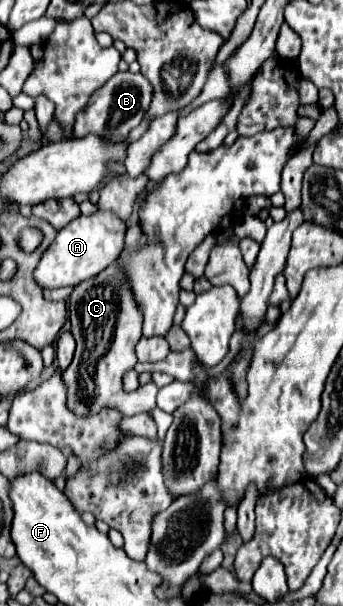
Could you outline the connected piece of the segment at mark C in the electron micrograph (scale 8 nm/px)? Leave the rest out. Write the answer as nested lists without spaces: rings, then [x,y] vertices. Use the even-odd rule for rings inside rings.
[[[118,264],[108,266],[96,278],[90,278],[74,288],[68,298],[70,324],[76,340],[76,352],[72,364],[64,370],[64,382],[68,386],[68,408],[76,414],[98,412],[104,406],[116,406],[125,417],[149,412],[156,407],[158,387],[154,382],[140,386],[134,392],[122,390],[122,374],[137,363],[134,346],[142,334],[143,315],[136,306],[132,286],[128,286],[128,274]],[[86,366],[86,374],[82,370]]]

